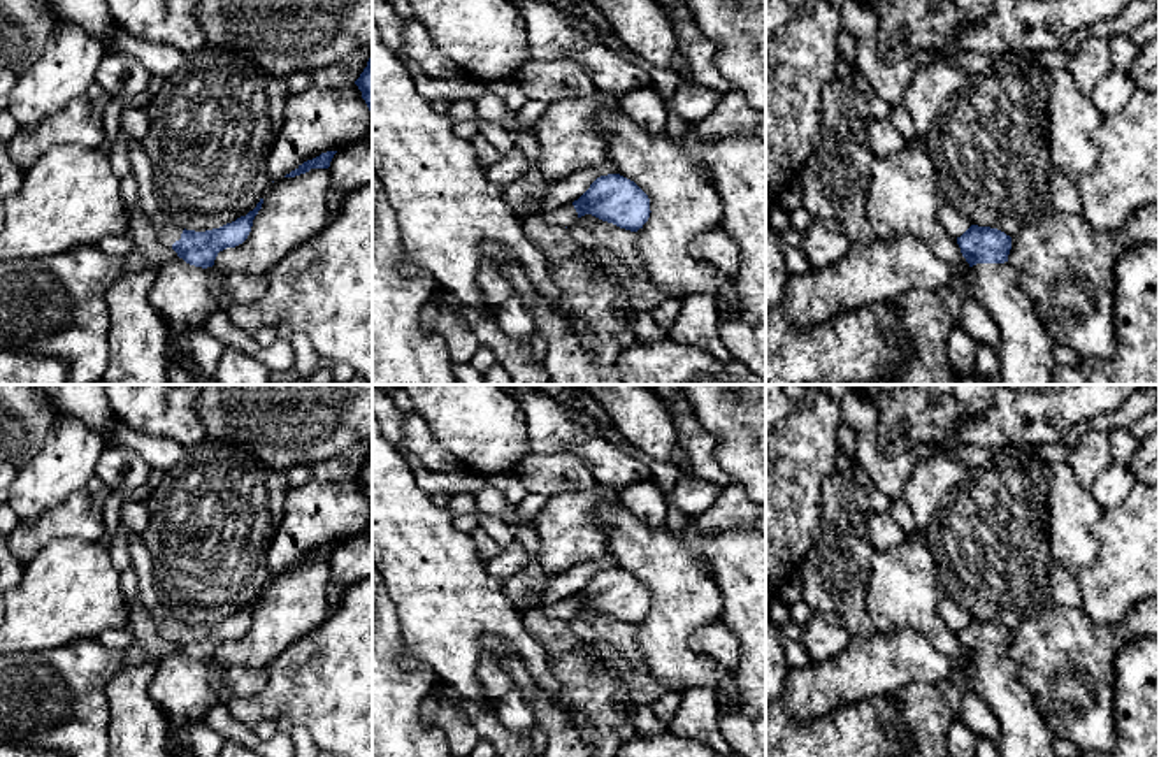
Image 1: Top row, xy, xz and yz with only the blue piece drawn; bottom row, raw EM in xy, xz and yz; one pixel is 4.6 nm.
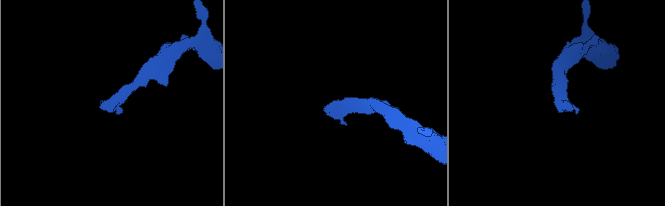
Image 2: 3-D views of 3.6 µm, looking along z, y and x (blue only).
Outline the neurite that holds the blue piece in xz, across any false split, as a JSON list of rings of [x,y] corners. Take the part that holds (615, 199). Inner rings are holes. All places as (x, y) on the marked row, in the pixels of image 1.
[[[620,174],[597,177],[590,188],[572,204],[553,211],[543,211],[548,225],[572,227],[578,218],[592,214],[620,228],[637,232],[650,218],[648,195],[630,179]]]

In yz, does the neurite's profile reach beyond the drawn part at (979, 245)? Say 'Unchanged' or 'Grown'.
Grown

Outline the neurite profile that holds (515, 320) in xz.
[[[518,293],[504,300],[497,311],[495,320],[502,332],[518,341],[532,341],[536,323]]]

